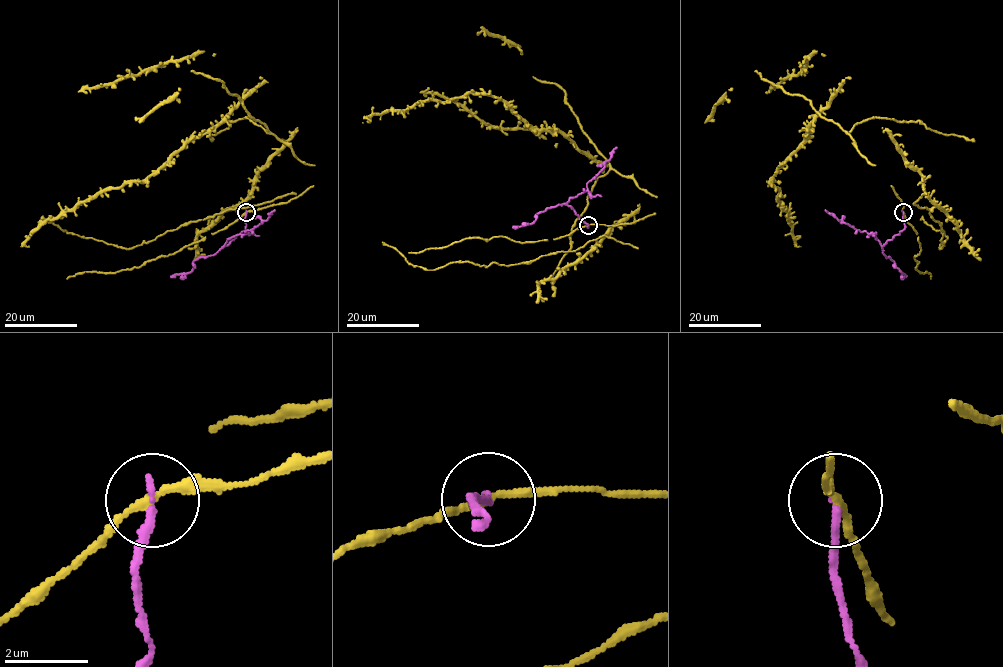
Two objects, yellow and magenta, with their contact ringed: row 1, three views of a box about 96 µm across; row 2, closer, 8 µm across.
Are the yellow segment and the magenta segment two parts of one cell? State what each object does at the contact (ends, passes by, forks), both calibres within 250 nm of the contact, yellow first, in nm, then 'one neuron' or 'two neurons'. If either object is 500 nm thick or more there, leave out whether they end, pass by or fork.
yellow passes by; magenta ends there; 180 nm thick on the yellow side, 200 nm on the other; two neurons

